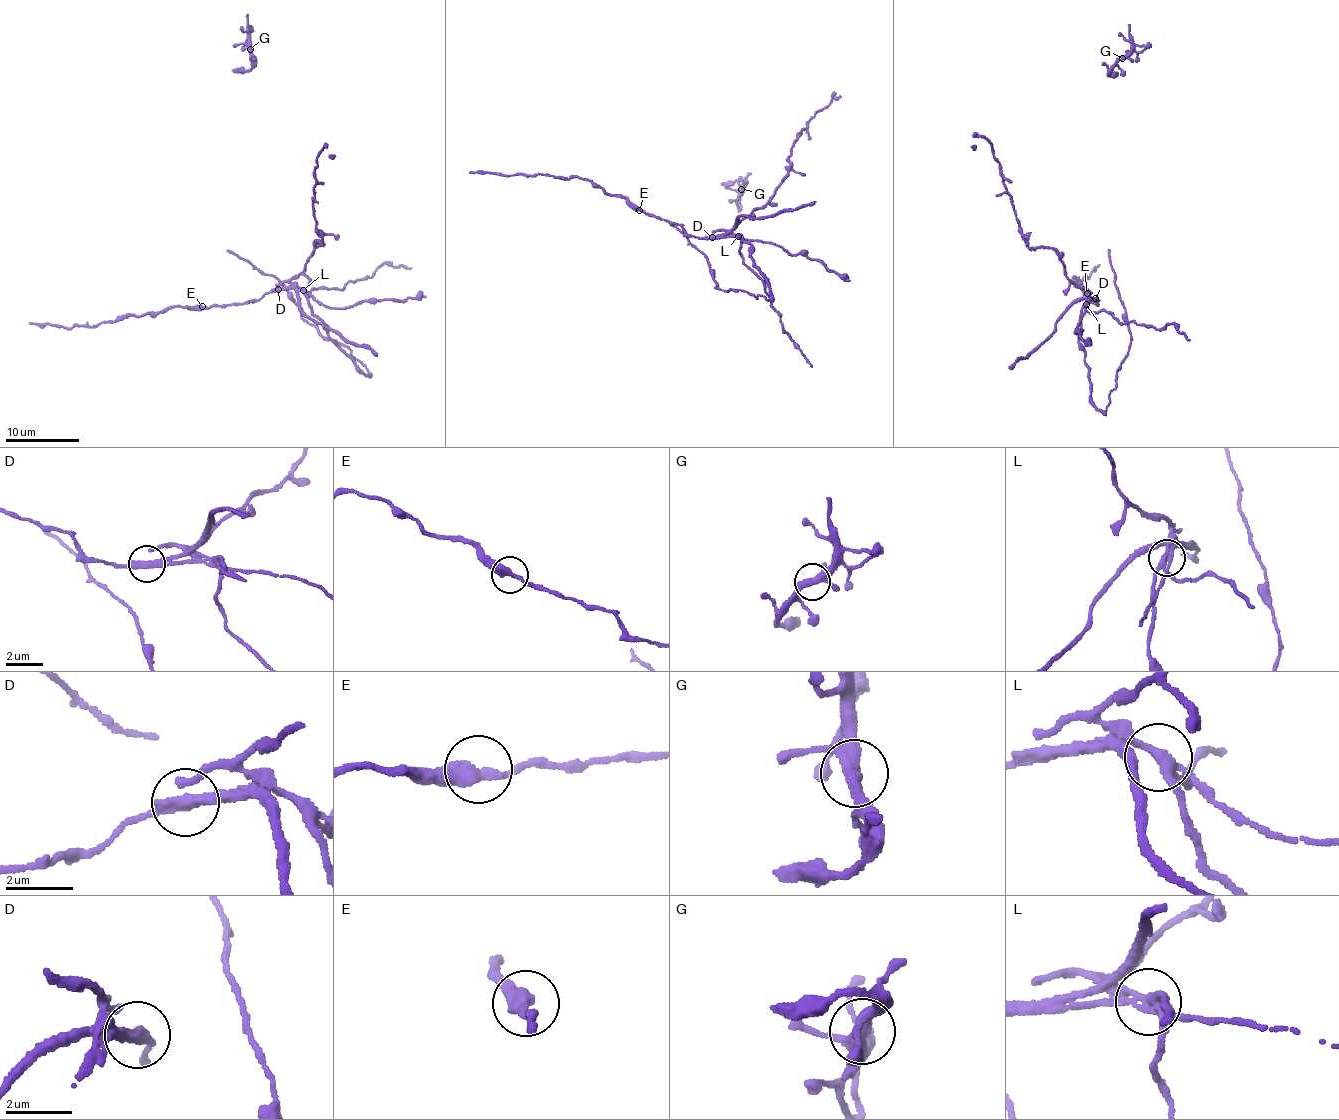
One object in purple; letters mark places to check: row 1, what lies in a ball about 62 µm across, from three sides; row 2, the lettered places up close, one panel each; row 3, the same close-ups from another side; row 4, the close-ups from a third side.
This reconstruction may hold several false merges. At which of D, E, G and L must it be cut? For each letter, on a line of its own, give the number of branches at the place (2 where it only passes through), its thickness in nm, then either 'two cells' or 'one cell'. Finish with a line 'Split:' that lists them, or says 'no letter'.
D: branches 2; calibre 320 nm; two cells
E: branches 2; calibre 360 nm; one cell
G: branches 4; calibre 340 nm; one cell
L: branches 4; calibre 260 nm; two cells
Split: D, L

